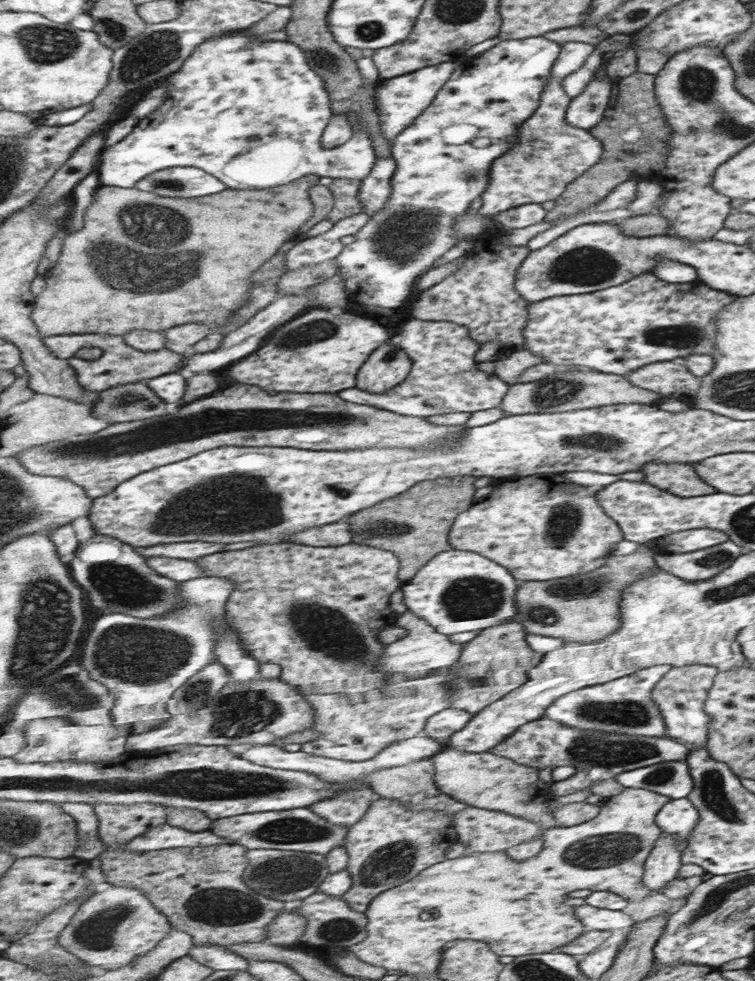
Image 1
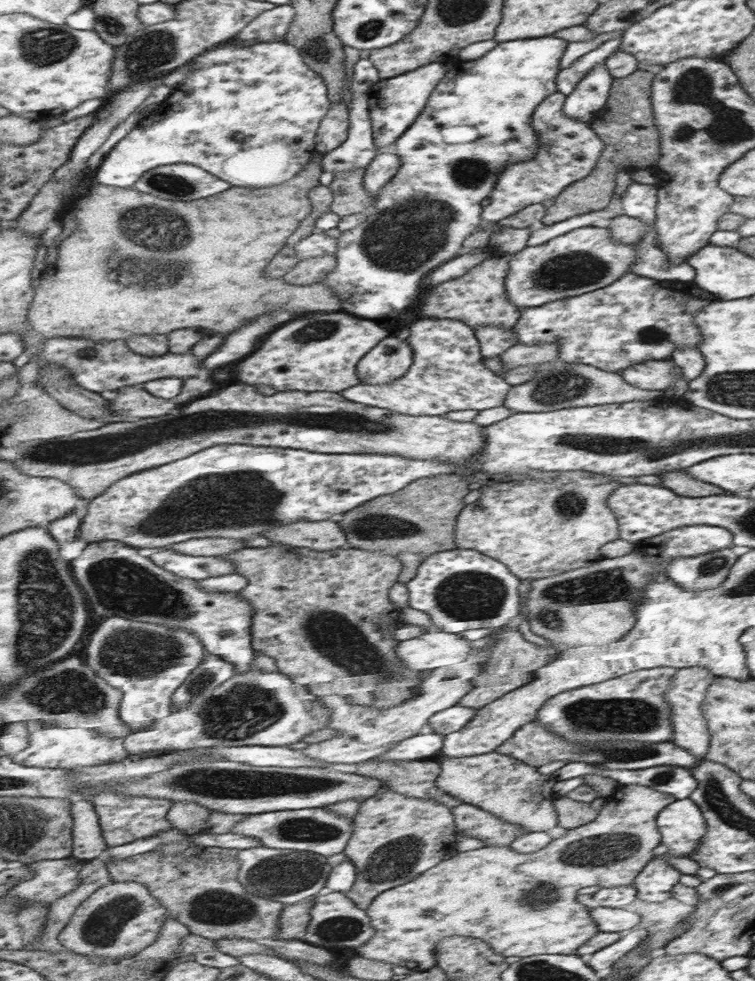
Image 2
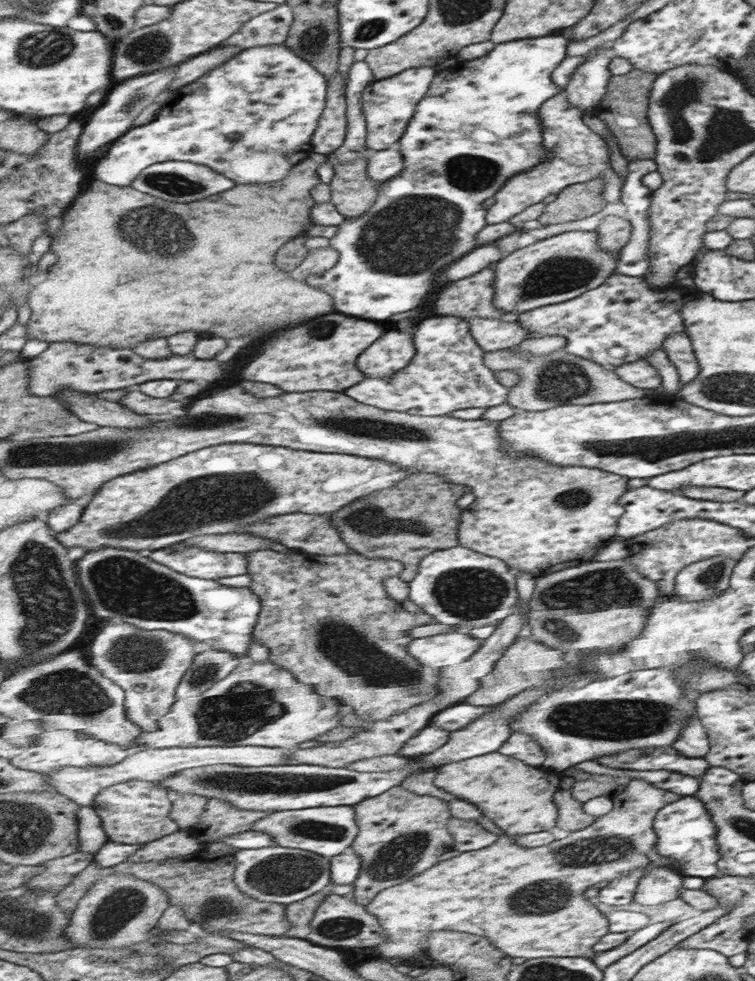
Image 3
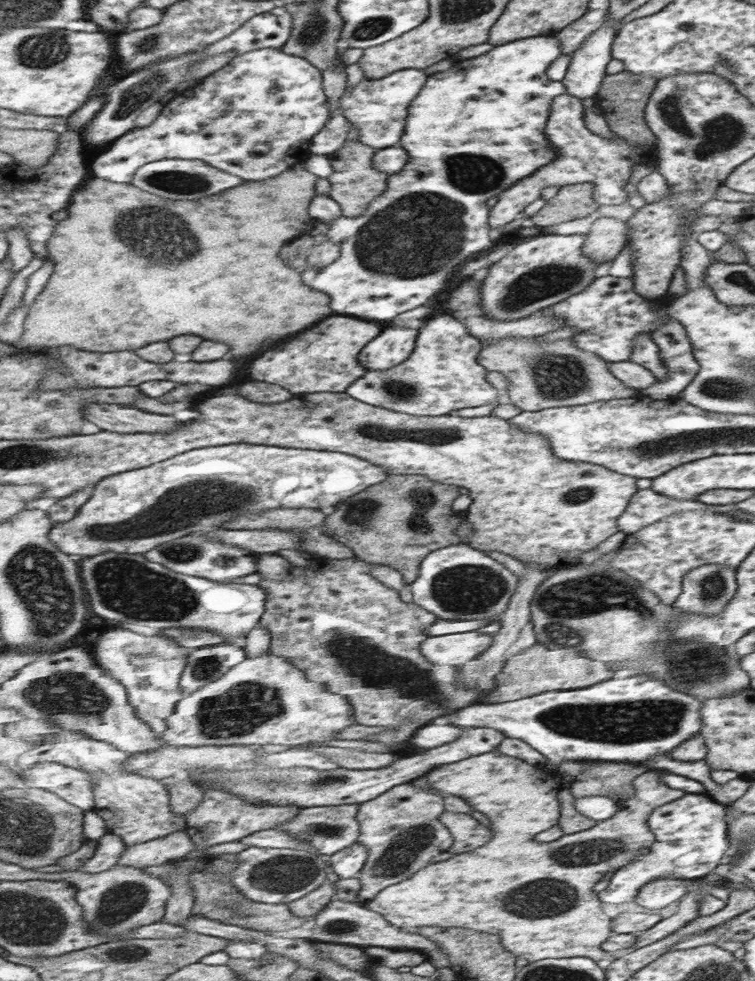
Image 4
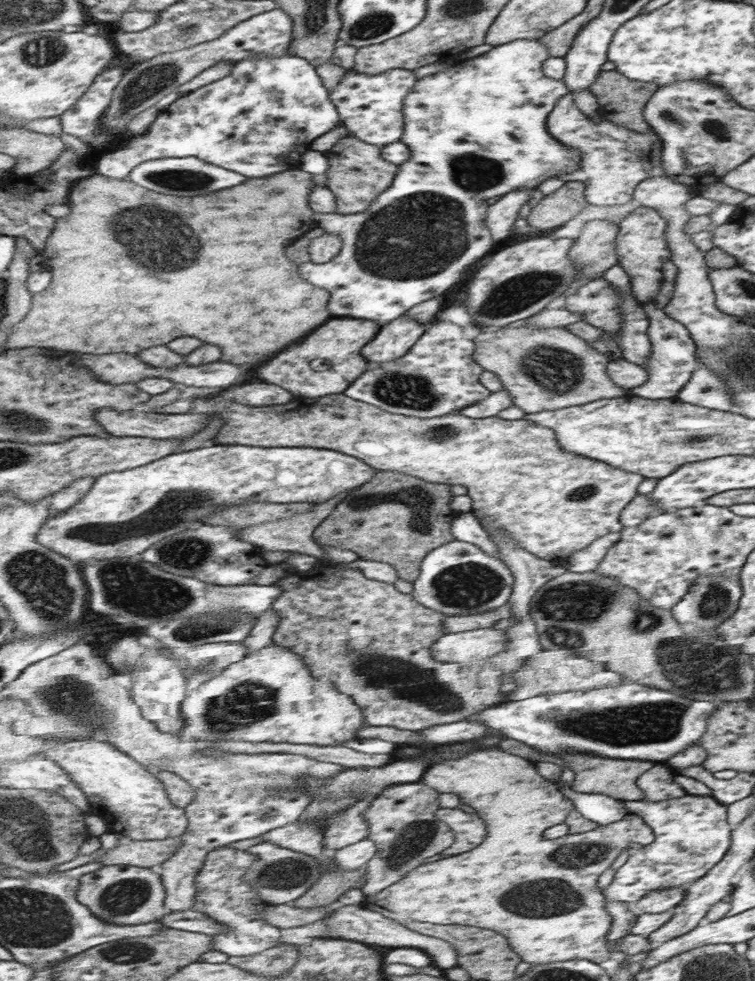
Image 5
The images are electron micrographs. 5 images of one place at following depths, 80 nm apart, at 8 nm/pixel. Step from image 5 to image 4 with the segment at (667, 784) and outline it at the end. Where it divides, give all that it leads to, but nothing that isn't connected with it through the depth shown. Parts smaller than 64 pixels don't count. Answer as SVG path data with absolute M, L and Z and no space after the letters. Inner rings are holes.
M489 752L489 754L481 754L481 756L473 756L473 758L465 758L465 762L457 762L457 766L437 766L437 770L431 769L425 778L432 786L433 790L453 796L459 796L463 798L471 808L479 810L481 814L487 816L489 824L491 824L491 830L493 830L493 842L489 842L489 846L481 846L481 850L471 850L471 852L465 852L465 854L455 854L451 856L449 860L441 860L441 862L435 862L432 865L425 866L424 869L417 870L415 873L411 873L409 878L402 880L399 884L393 884L391 886L386 886L383 890L380 890L375 897L371 900L366 900L367 903L365 906L369 910L375 910L379 912L387 922L391 922L393 926L399 926L403 930L411 930L411 928L417 928L417 926L455 926L455 928L471 928L471 930L479 930L479 932L489 932L489 934L499 934L500 943L503 945L503 948L506 948L513 956L524 958L527 962L540 961L543 959L558 959L561 958L573 958L573 957L585 957L593 960L597 963L597 960L614 960L611 958L610 951L605 951L603 949L603 943L608 940L607 936L610 936L609 930L609 918L607 916L601 916L601 908L599 908L599 899L595 894L593 894L593 886L611 870L619 870L628 864L633 862L633 858L637 856L637 850L639 848L648 848L649 845L655 840L654 834L650 831L648 827L649 814L651 814L653 809L656 809L657 806L665 804L665 802L671 802L671 800L677 800L677 798L684 797L681 790L673 790L673 788L667 788L665 784L659 782L659 771L647 770L643 774L639 774L635 780L633 780L633 786L635 786L635 798L629 798L627 802L627 808L619 808L618 811L608 818L607 820L602 820L601 822L595 823L595 826L588 828L587 830L582 830L581 832L574 832L573 834L563 835L553 842L533 842L533 836L547 830L551 829L551 826L557 824L557 814L559 814L559 800L557 800L557 786L555 786L555 780L560 780L555 778L555 774L551 772L541 772L539 768L535 768L533 764L525 764L517 758L509 758L509 756L503 756L503 754L497 754L497 752ZM471 776L471 778L469 778ZM493 776L499 776L497 782L491 782ZM481 780L481 782L479 782ZM539 782L547 782L547 784L539 784ZM527 784L531 788L537 788L531 792L531 800L523 800L521 794L527 794L523 790L527 790ZM517 788L517 790L515 790ZM619 843L621 846L618 846L618 856L613 856L613 858L607 858L607 860L599 860L597 858L597 850L601 844L615 844Z

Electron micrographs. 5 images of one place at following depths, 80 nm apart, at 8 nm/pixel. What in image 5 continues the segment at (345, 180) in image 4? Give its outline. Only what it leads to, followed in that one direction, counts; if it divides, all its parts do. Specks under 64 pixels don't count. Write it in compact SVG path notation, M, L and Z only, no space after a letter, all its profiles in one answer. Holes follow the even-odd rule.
M349 134L339 140L331 152L326 152L330 161L329 170L326 172L327 187L336 196L337 213L350 215L363 212L375 200L375 197L391 184L399 168L396 164L383 160L380 157L380 149Z

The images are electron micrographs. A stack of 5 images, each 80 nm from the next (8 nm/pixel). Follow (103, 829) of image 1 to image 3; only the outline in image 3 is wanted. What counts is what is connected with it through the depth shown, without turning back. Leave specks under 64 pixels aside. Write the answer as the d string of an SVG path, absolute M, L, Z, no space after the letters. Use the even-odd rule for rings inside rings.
M132 780L103 788L95 798L94 809L102 818L109 839L125 844L145 844L180 829L180 824L171 817L173 805L172 794L156 782Z

